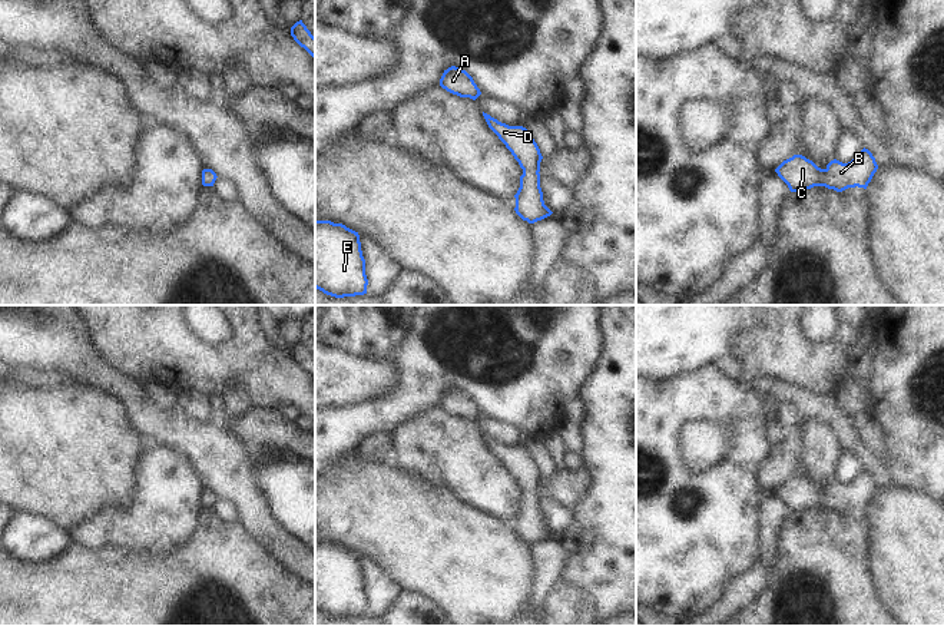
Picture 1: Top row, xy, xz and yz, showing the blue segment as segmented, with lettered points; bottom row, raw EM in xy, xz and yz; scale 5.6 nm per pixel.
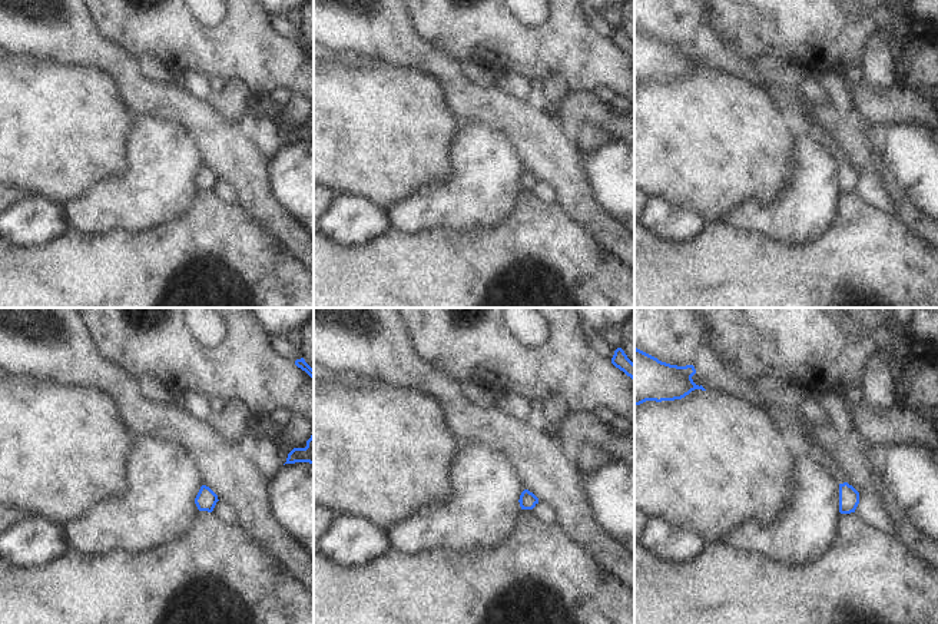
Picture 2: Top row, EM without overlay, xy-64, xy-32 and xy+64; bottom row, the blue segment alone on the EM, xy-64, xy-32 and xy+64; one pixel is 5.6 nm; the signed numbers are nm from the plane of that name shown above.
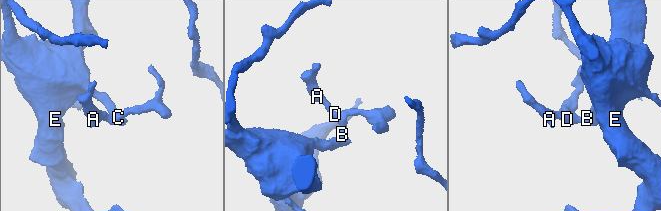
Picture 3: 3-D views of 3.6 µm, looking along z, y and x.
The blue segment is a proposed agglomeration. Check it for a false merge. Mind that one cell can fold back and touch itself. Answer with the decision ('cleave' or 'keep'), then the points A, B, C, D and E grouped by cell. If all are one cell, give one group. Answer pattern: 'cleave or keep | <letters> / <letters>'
keep | A B C D E

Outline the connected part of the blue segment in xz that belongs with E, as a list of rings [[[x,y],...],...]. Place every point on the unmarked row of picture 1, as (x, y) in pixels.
[[[315,541],[315,609],[335,619],[367,615],[368,600],[358,553]]]

